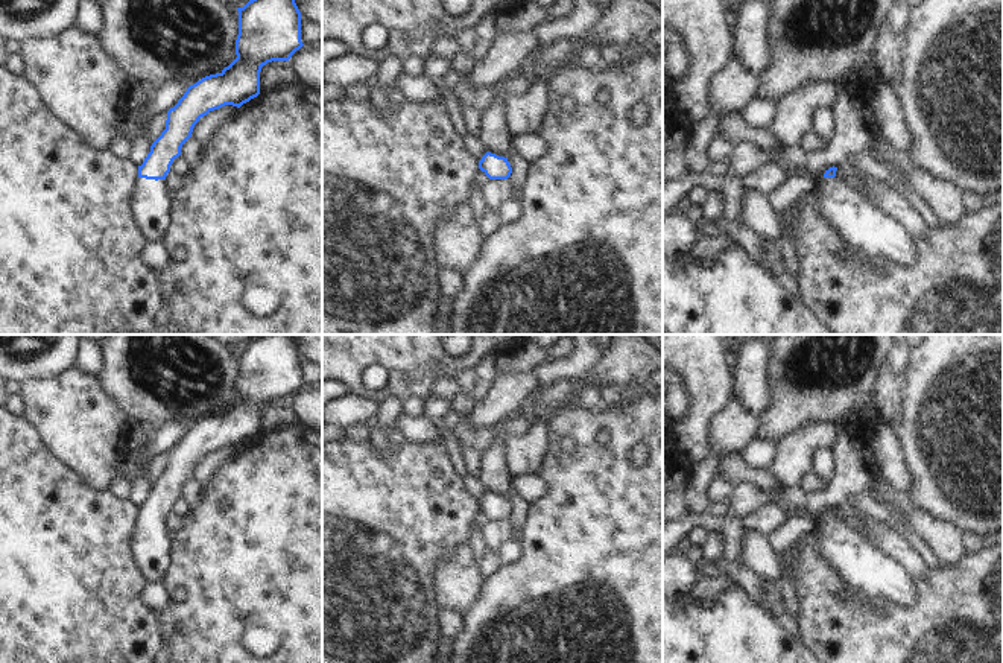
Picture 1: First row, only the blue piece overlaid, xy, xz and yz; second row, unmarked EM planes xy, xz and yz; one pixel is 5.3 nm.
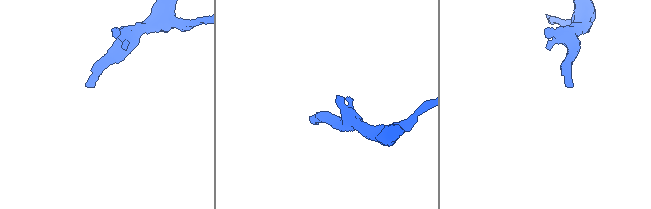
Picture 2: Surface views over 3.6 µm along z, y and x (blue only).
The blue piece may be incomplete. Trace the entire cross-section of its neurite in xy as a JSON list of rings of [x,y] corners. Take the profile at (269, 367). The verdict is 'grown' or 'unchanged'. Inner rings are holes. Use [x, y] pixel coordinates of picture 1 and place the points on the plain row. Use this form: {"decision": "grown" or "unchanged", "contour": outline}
{"decision": "grown", "contour": [[[260,335],[237,351],[237,398],[220,414],[187,429],[167,452],[166,470],[138,506],[131,554],[147,582],[163,579],[169,569],[172,534],[164,520],[199,459],[225,446],[240,449],[257,438],[261,408],[272,401],[289,401],[304,386],[301,353],[293,336]]]}

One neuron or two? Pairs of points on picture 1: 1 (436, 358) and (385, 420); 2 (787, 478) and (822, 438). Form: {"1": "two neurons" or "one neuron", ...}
{"1": "two neurons", "2": "one neuron"}

